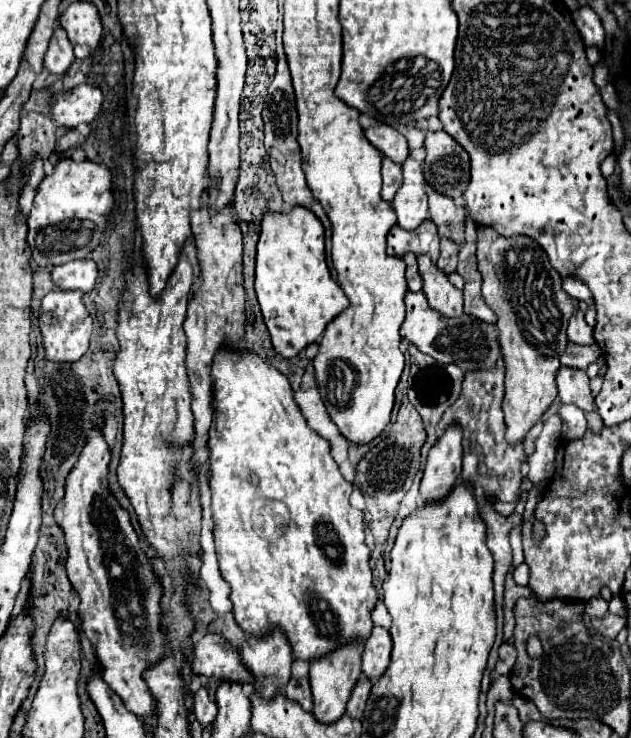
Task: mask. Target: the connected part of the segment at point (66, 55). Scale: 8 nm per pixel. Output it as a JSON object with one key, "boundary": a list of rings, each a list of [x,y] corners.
{"boundary":[[[56,28],[48,46],[48,52],[44,56],[44,68],[52,74],[62,74],[70,68],[74,62],[74,50],[68,42],[68,36],[64,34],[64,28]]]}

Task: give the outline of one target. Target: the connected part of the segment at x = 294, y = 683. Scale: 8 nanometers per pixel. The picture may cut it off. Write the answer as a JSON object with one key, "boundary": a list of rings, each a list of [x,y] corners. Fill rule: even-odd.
{"boundary":[[[290,678],[284,696],[288,700],[294,700],[302,706],[302,710],[310,712],[312,710],[312,694],[310,694],[310,684],[308,678]]]}

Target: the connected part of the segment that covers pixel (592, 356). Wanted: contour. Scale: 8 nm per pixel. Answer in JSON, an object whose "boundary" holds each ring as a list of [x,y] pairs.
{"boundary":[[[568,342],[564,354],[560,356],[560,362],[562,362],[562,366],[568,366],[568,368],[586,370],[598,356],[600,356],[598,344],[592,344],[592,346],[580,346],[580,344]]]}

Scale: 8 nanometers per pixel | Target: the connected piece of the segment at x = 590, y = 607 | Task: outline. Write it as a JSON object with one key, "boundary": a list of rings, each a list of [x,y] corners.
{"boundary":[[[594,596],[586,602],[586,608],[584,612],[590,616],[590,618],[602,618],[608,614],[608,602],[602,598],[602,596]]]}

